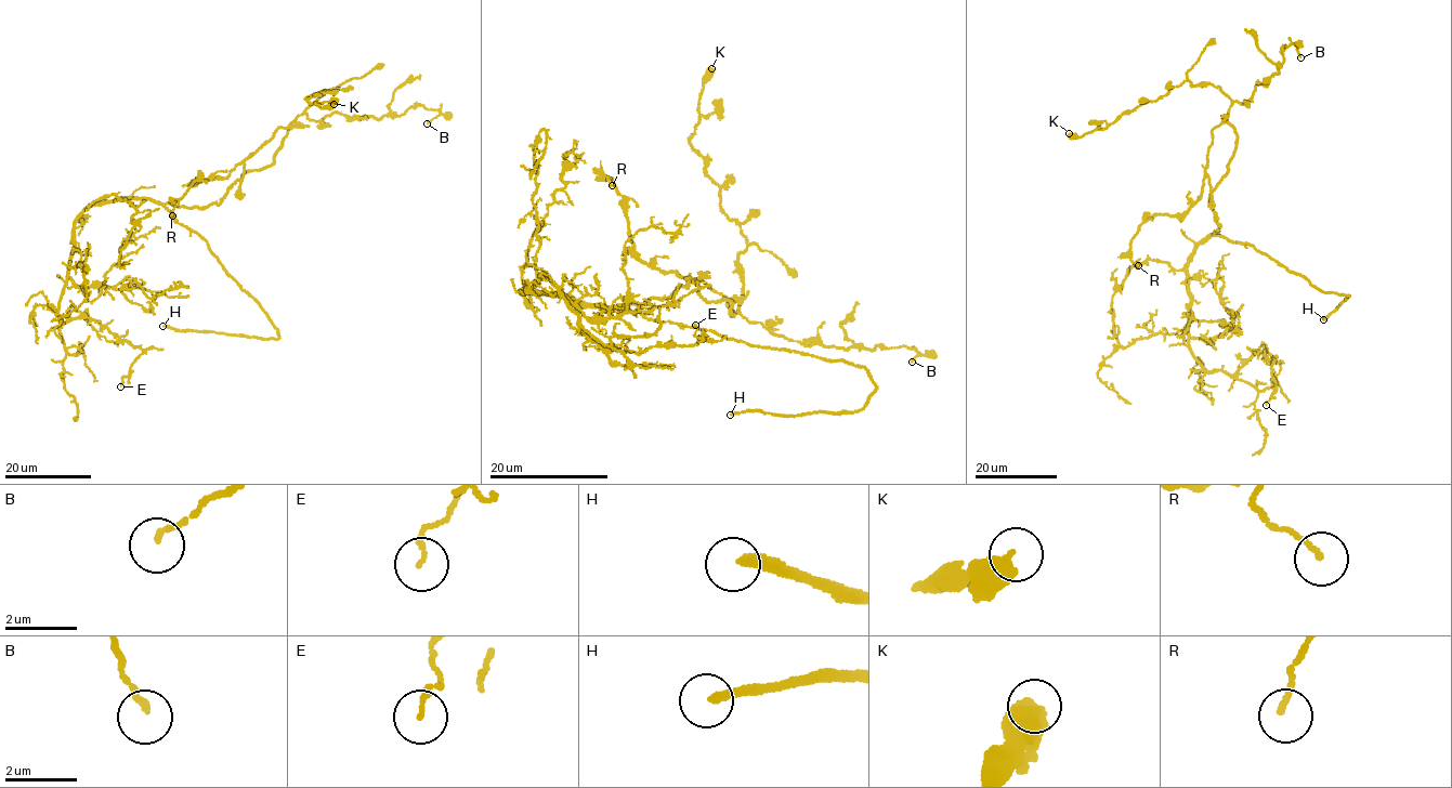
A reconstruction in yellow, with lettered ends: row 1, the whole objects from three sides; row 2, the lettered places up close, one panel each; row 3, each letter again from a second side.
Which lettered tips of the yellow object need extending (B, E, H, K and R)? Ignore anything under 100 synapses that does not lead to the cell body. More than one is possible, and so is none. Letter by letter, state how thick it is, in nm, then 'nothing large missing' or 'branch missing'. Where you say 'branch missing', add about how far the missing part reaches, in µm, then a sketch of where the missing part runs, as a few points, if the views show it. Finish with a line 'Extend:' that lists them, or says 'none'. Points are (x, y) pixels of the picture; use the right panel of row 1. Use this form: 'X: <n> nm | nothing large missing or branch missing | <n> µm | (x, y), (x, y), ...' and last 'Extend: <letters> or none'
B: 150 nm | nothing large missing
E: 120 nm | nothing large missing
H: 240 nm | branch missing | 45 µm | (1323, 319), (1303, 336), (1292, 357), (1260, 388), (1246, 409)
K: 500 nm | nothing large missing
R: 130 nm | nothing large missing
Extend: H

